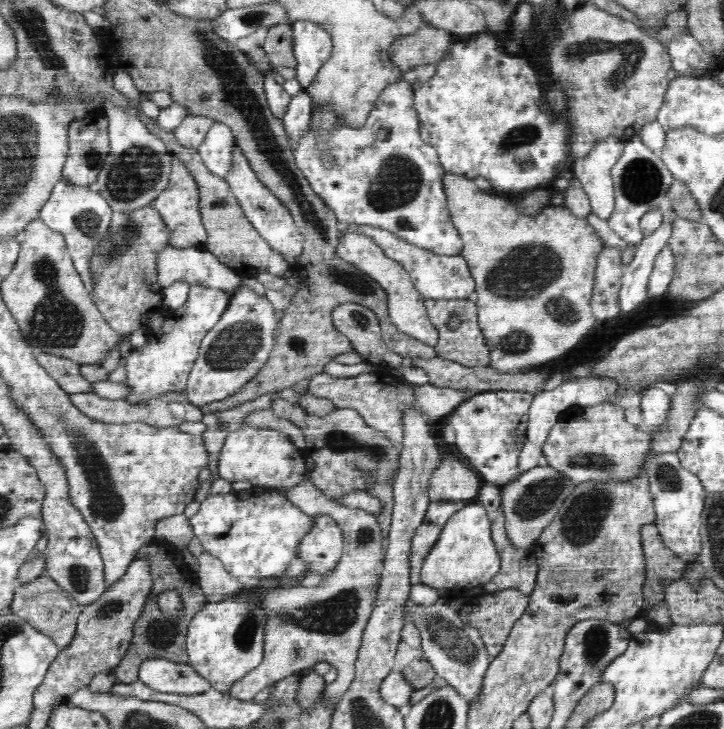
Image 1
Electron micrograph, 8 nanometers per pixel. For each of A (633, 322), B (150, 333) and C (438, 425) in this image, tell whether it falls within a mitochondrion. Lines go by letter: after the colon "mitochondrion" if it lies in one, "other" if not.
A: other
B: other
C: other

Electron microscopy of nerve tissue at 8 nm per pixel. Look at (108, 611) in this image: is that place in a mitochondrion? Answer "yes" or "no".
yes

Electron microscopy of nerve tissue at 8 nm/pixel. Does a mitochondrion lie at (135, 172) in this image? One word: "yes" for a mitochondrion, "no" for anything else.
yes

